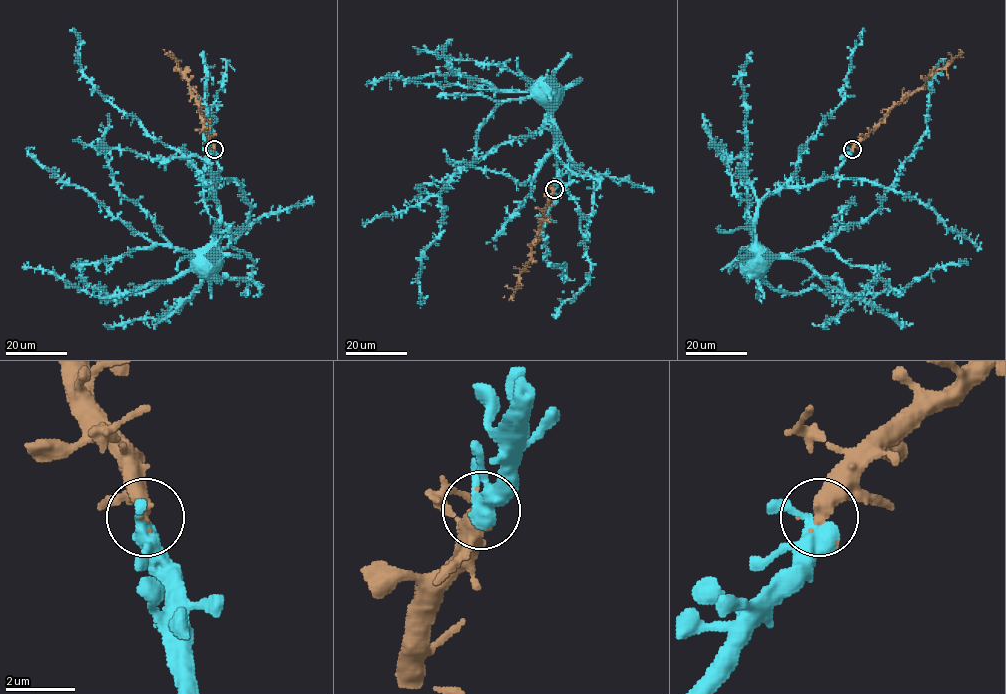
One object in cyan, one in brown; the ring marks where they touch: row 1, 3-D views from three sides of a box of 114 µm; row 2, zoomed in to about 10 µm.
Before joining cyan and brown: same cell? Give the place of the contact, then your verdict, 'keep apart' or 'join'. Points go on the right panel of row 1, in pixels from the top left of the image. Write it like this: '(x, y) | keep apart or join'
(852, 149) | join

